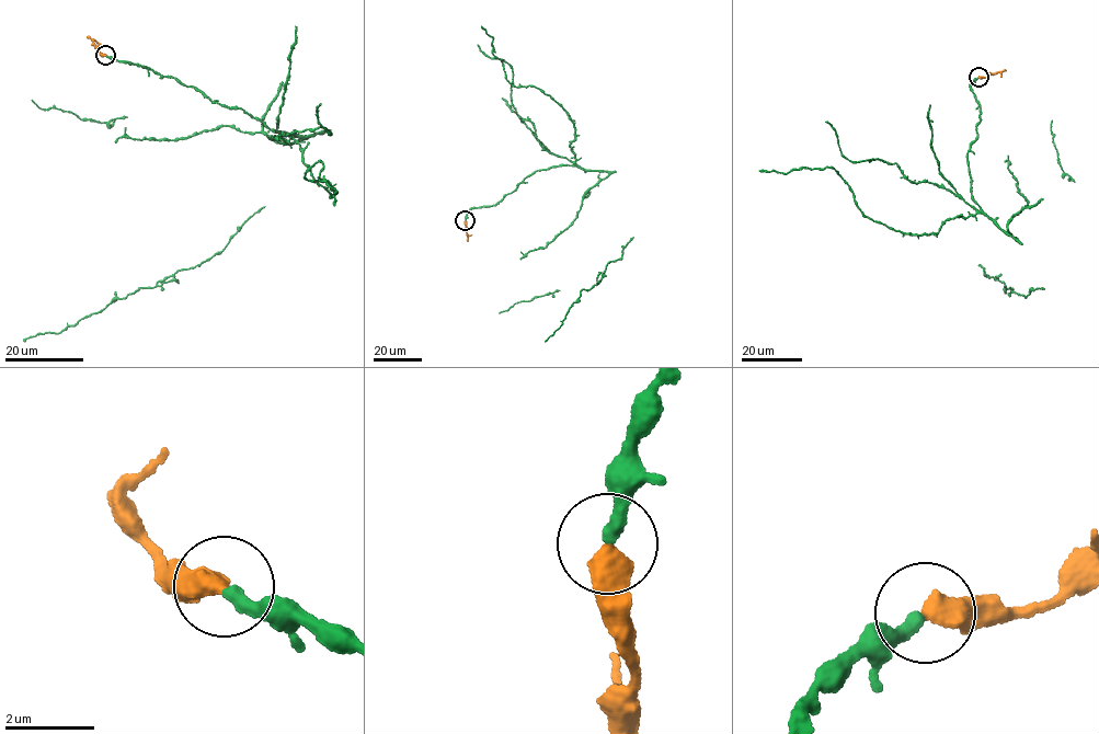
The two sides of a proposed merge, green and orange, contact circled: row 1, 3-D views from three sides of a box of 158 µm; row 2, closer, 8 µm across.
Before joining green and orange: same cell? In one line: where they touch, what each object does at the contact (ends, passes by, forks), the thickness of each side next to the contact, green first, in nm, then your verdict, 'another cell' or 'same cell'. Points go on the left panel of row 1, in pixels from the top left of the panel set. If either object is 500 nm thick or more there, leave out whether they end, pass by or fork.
(105, 55) | 300/500 nm | same cell

